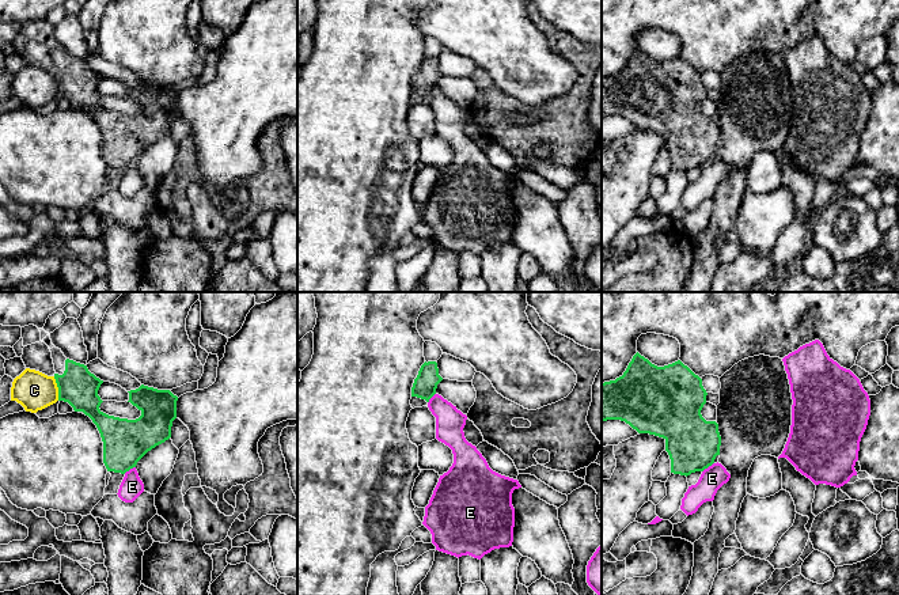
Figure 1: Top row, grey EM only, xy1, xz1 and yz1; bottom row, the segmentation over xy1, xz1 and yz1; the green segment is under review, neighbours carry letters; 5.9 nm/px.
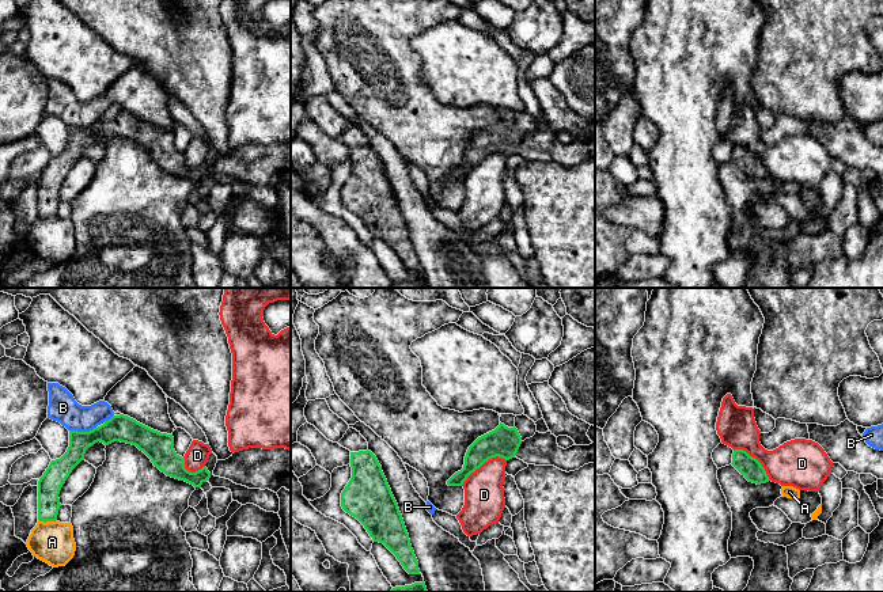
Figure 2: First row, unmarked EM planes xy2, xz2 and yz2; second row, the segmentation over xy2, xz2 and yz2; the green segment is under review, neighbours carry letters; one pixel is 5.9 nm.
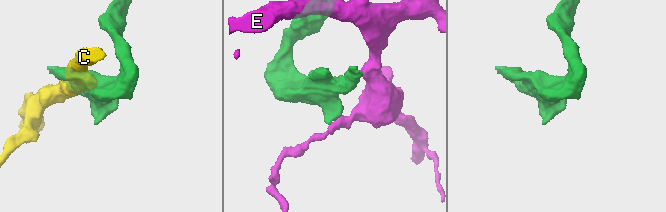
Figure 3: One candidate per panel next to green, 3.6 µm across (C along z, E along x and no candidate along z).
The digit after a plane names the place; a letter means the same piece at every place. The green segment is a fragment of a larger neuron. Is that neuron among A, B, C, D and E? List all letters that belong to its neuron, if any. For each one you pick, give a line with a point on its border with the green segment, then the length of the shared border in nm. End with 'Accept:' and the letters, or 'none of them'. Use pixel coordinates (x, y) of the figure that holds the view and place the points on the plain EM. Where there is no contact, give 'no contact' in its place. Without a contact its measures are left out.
Accept: none of them

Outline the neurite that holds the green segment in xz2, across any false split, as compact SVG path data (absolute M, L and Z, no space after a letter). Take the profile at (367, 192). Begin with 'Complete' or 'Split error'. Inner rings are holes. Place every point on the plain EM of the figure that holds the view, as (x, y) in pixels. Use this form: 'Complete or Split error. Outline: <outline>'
Complete. Outline: M371 147L350 148L352 174L341 189L341 202L356 213L374 238L383 239L409 270L421 270L398 200L376 152Z

